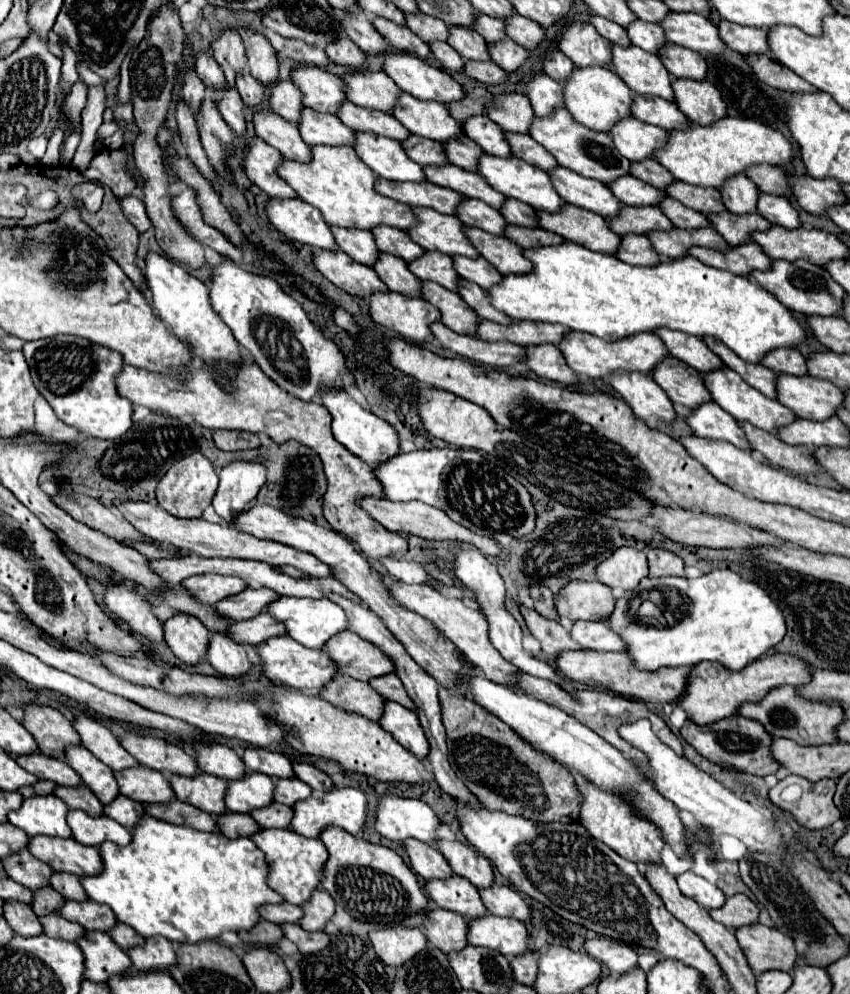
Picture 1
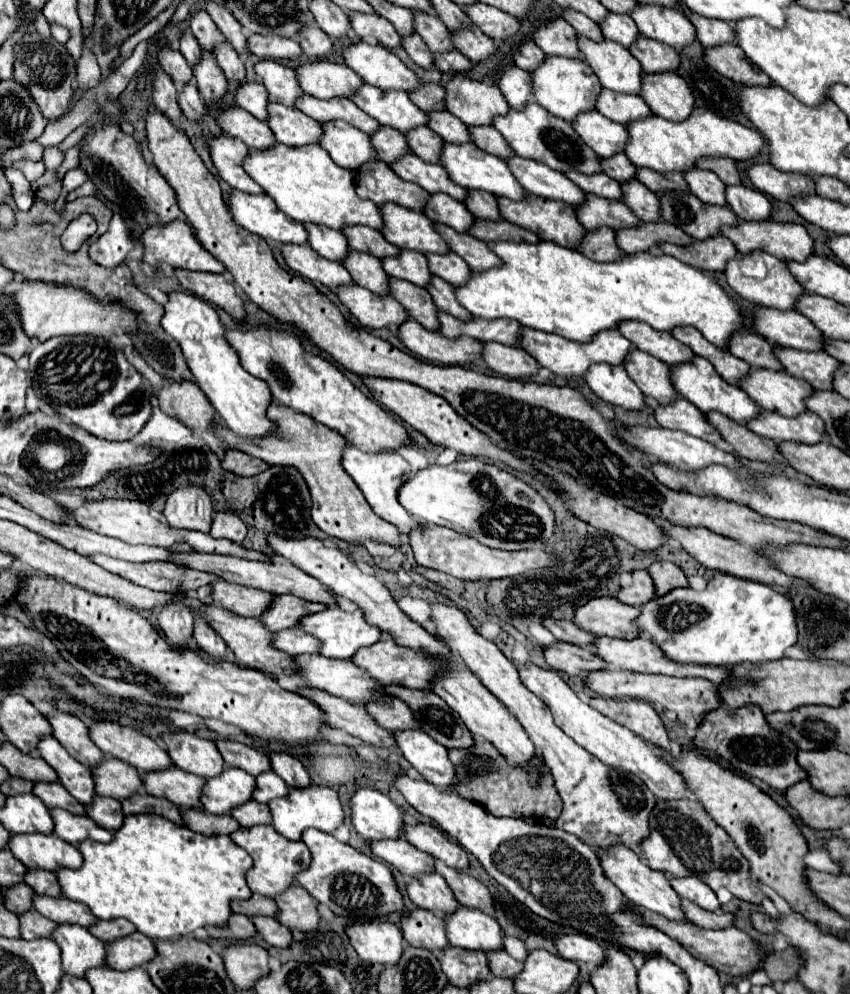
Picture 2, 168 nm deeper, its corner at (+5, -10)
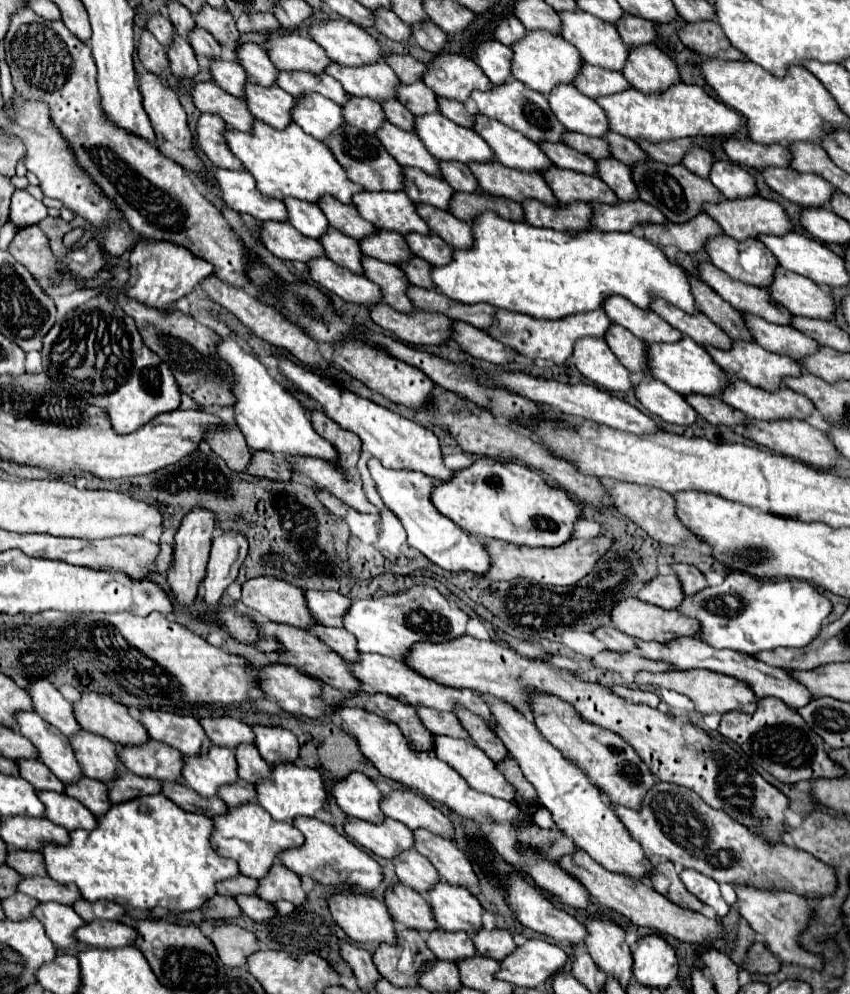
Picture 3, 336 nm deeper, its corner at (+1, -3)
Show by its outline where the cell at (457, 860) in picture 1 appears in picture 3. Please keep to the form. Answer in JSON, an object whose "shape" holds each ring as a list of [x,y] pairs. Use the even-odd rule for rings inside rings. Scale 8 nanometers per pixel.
{"shape":[[[394,789],[382,797],[382,813],[396,821],[402,821],[410,829],[424,827],[432,833],[450,837],[454,827],[440,809],[428,803],[424,797],[412,793],[410,789]]]}

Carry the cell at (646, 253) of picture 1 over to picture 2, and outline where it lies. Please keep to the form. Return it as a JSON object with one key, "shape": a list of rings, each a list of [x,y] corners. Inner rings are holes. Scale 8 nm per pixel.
{"shape":[[[610,228],[588,232],[578,250],[594,262],[616,262],[624,258],[624,252],[616,248],[616,232]]]}

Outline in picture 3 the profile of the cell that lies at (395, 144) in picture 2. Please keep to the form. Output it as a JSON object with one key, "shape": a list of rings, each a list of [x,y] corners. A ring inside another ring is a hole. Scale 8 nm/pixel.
{"shape":[[[352,97],[348,105],[342,105],[342,113],[346,123],[364,129],[366,133],[374,135],[376,129],[386,121],[384,113],[380,111],[378,101],[368,101],[368,97]]]}

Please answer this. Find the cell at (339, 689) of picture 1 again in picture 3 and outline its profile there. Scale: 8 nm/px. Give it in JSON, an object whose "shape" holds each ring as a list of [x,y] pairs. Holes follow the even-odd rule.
{"shape":[[[414,707],[414,709],[418,711],[426,729],[430,729],[434,735],[448,735],[448,737],[470,741],[468,731],[460,725],[460,719],[454,713],[440,713],[428,707]]]}

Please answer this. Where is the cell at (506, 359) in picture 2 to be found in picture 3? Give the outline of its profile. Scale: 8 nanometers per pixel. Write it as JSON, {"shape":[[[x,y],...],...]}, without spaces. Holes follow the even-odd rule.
{"shape":[[[454,321],[454,325],[452,325],[452,339],[468,355],[472,355],[476,359],[484,359],[484,361],[494,363],[494,365],[510,363],[516,357],[516,353],[512,349],[504,347],[500,341],[492,339],[482,329],[476,329],[476,327],[466,325],[462,321],[458,321],[458,323]]]}

